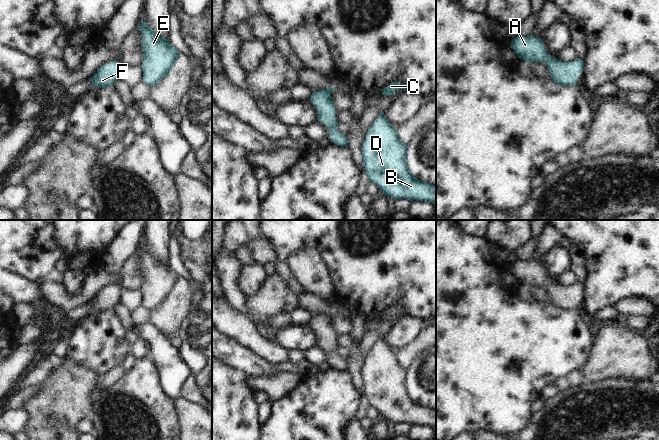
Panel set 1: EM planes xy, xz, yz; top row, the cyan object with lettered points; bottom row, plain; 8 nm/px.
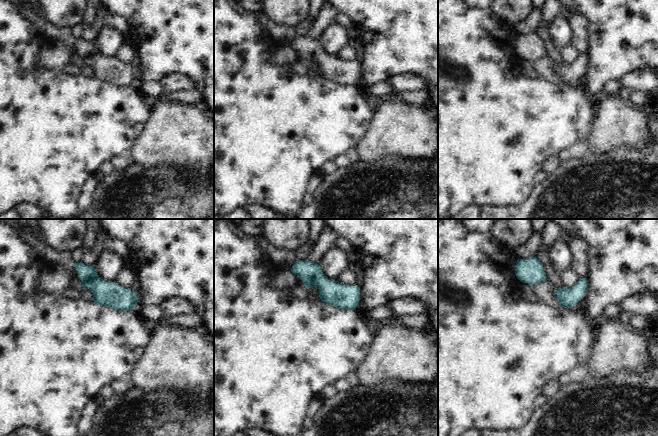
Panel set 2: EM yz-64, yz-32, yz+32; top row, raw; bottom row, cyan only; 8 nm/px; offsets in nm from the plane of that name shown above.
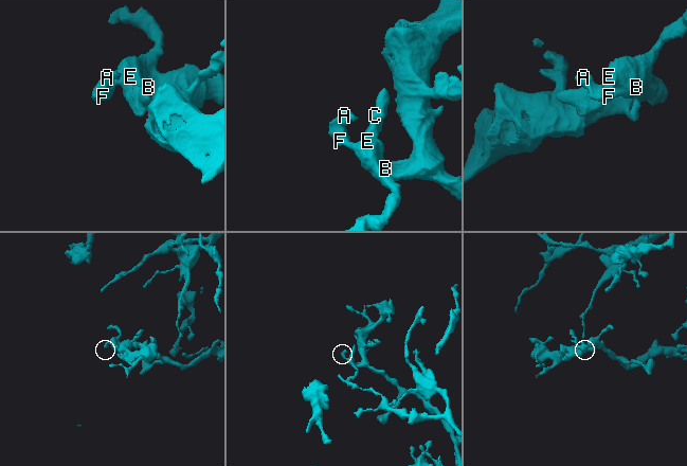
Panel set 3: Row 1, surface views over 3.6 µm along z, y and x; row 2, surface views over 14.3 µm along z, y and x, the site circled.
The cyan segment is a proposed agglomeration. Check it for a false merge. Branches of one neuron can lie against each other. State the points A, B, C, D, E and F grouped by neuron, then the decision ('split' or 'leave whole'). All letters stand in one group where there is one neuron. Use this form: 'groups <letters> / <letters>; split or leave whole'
groups A B C D E F; leave whole

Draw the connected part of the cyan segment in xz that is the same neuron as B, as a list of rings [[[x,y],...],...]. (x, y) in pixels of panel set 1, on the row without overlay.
[[[383,336],[369,352],[361,376],[365,397],[382,418],[394,424],[405,422],[436,427],[436,408],[418,404],[410,396],[407,369]]]

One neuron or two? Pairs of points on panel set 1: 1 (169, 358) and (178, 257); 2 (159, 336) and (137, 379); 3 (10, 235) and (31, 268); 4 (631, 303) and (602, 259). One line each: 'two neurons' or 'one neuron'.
1: two neurons
2: two neurons
3: one neuron
4: two neurons

